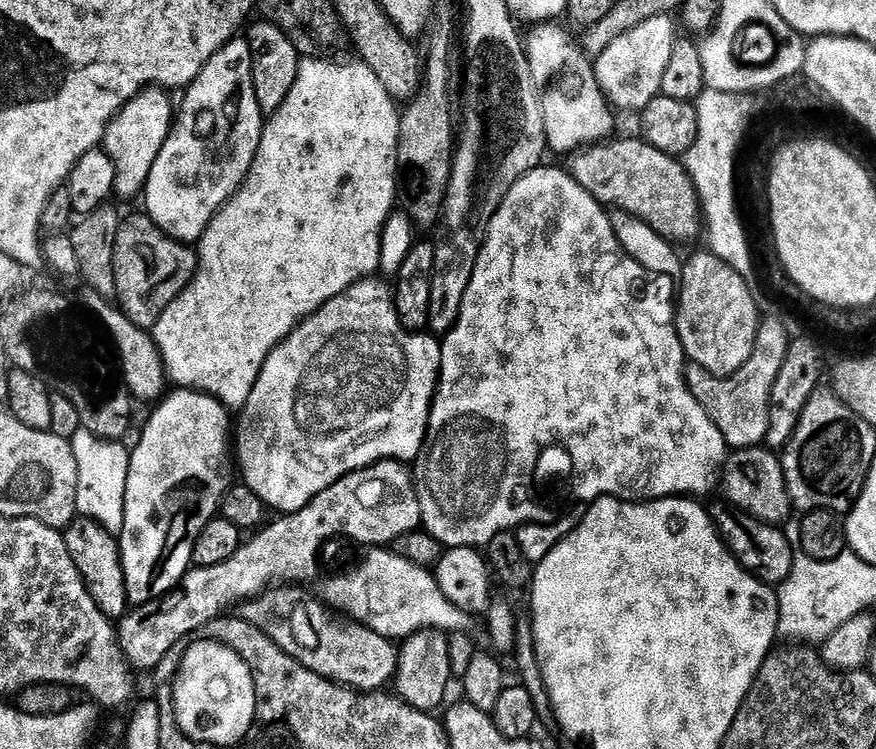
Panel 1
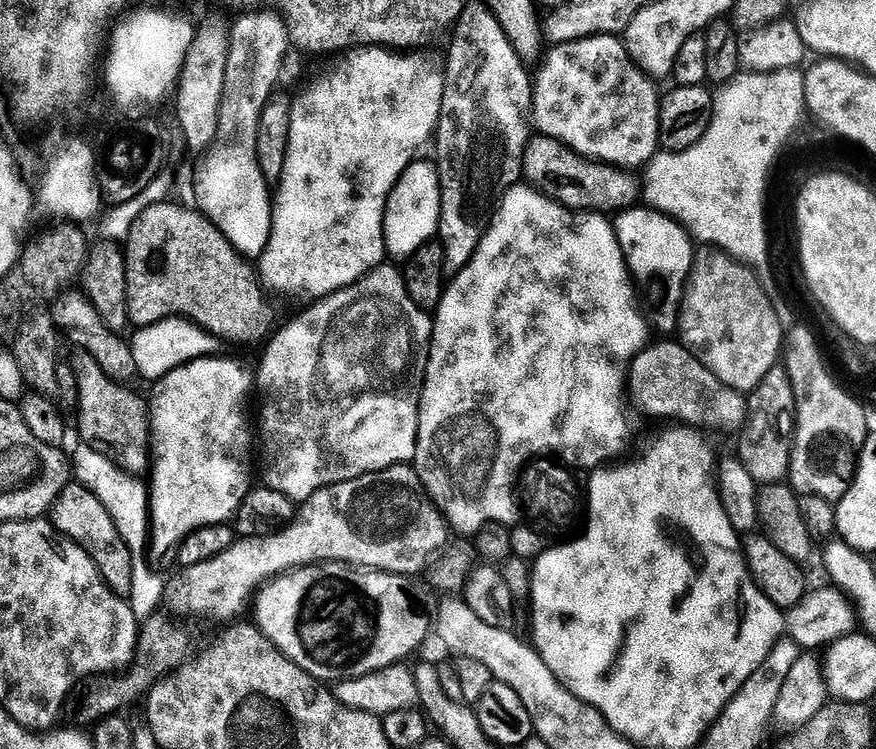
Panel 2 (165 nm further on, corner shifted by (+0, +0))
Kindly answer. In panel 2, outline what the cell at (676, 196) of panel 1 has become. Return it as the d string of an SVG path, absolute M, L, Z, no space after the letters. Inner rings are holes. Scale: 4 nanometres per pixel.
M533 135L528 145L524 147L523 179L543 196L549 196L554 203L564 208L571 208L573 212L616 214L633 207L638 200L638 180L637 177L635 180L632 176L635 175L623 168L614 168L610 164L598 164L594 160L585 160L583 156L571 152L564 144L558 143L549 136Z

